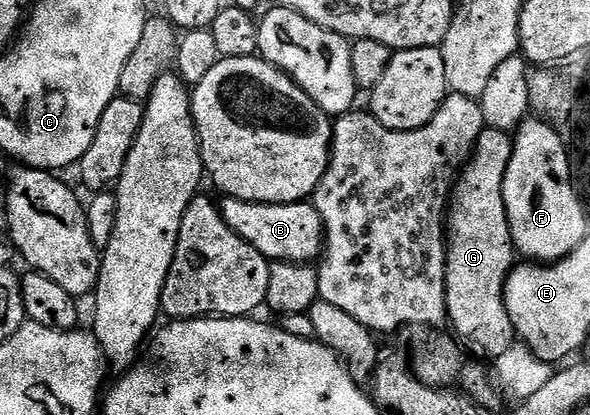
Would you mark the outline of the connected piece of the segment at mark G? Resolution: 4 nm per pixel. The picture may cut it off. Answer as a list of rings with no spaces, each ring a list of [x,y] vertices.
[[[482,134],[473,157],[466,162],[453,187],[447,211],[445,291],[448,321],[457,329],[460,345],[477,360],[496,360],[518,341],[505,303],[505,282],[515,265],[515,247],[503,200],[503,180],[512,151],[512,137]]]

